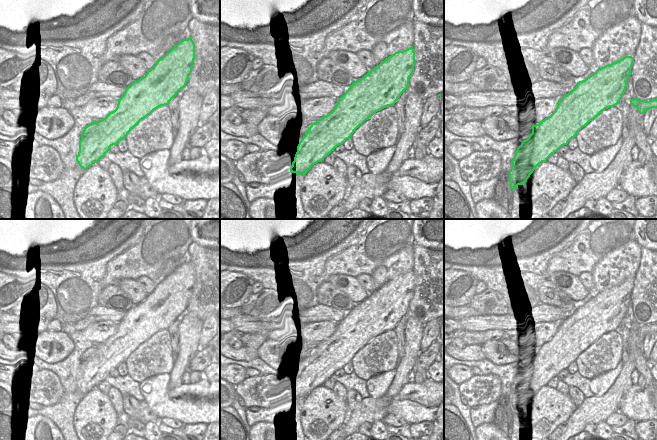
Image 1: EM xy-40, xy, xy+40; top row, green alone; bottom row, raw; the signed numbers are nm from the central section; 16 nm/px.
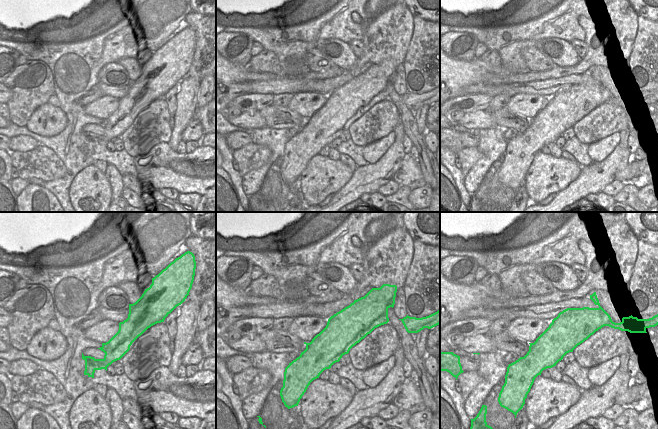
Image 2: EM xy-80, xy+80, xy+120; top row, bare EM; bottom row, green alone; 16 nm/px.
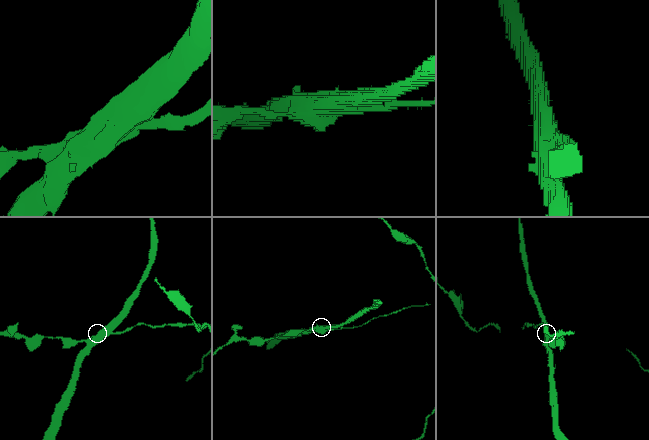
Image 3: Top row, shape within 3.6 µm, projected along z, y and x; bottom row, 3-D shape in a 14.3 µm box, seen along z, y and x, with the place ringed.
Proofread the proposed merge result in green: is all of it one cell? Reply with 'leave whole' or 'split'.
split

